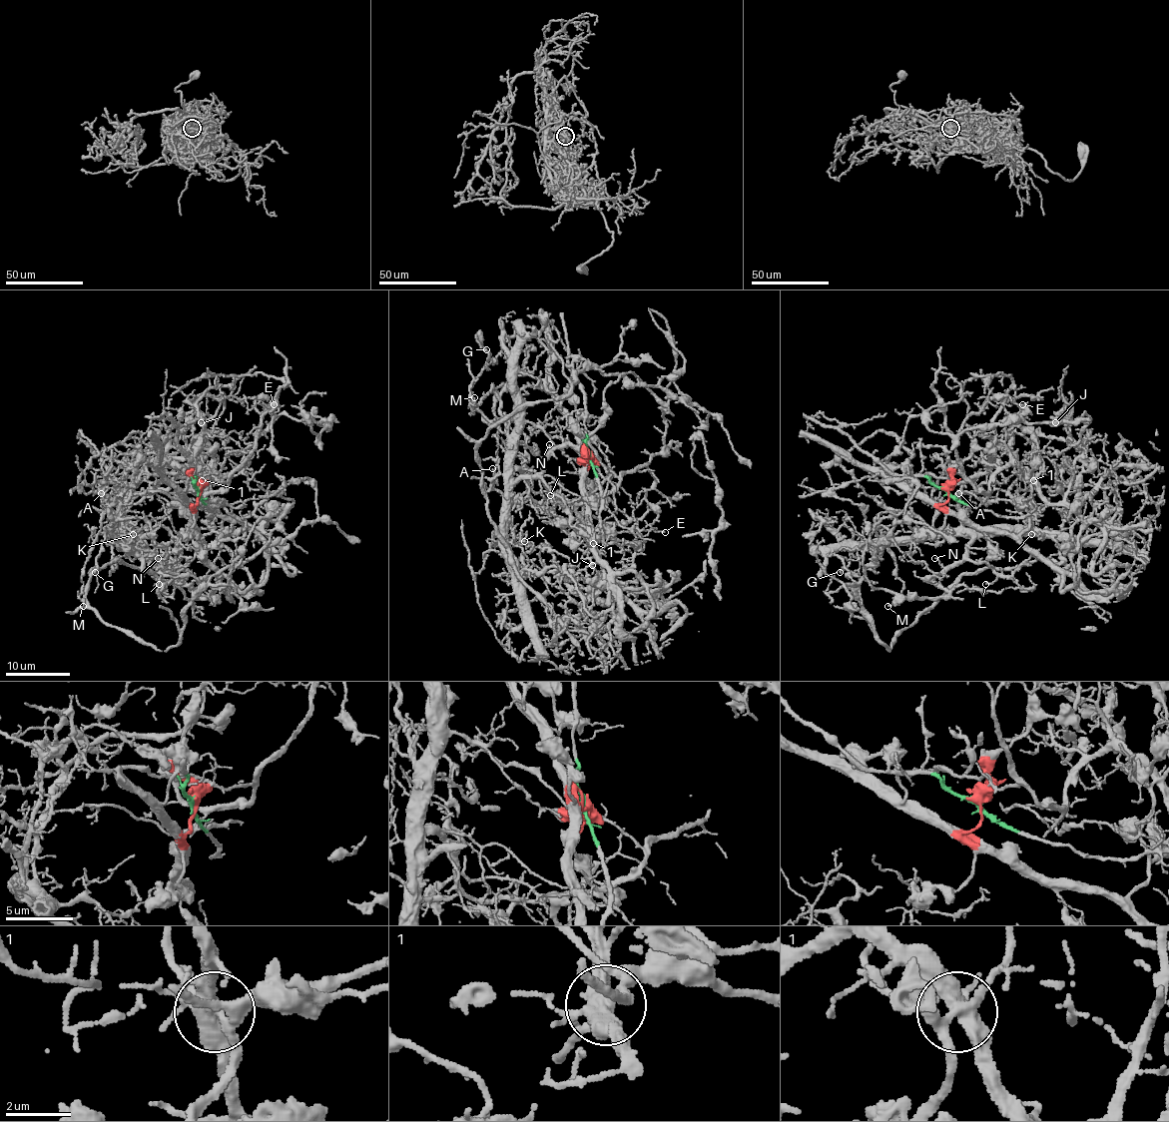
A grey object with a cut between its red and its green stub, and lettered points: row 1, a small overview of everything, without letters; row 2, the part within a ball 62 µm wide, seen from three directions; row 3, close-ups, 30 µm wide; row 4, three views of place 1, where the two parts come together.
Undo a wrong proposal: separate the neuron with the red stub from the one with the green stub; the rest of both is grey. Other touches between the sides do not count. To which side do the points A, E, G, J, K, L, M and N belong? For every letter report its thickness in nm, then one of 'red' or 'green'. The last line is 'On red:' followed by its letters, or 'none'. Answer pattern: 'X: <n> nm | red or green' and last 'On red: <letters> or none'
A: 100 nm | red
E: 110 nm | green
G: 200 nm | red
J: 110 nm | green
K: 130 nm | red
L: 100 nm | red
M: 120 nm | red
N: 130 nm | red
On red: A, G, K, L, M, N

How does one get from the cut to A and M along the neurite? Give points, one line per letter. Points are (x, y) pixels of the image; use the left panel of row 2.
A: (199, 491), (192, 470), (194, 455), (200, 449), (210, 452), (152, 459), (132, 476), (108, 483), (101, 493)
M: (199, 491), (194, 455), (210, 450), (145, 463), (119, 528), (103, 515), (84, 606)

